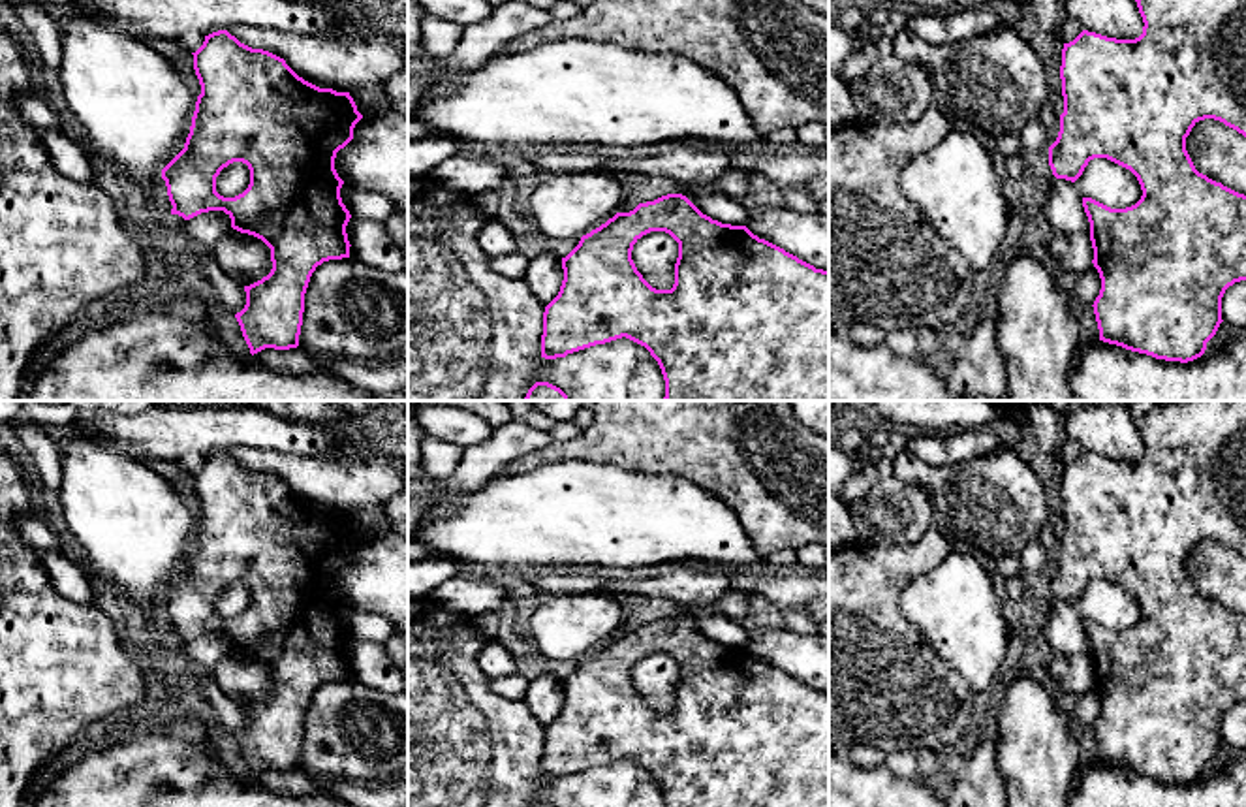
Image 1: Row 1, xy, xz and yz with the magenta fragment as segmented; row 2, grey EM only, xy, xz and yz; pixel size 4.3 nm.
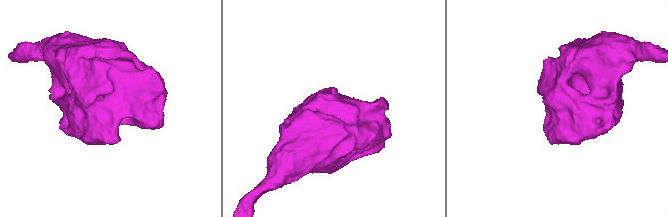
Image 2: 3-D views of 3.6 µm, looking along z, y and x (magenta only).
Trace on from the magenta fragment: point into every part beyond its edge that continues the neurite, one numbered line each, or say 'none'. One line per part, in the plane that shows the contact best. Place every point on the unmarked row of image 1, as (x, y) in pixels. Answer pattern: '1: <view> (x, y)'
none

